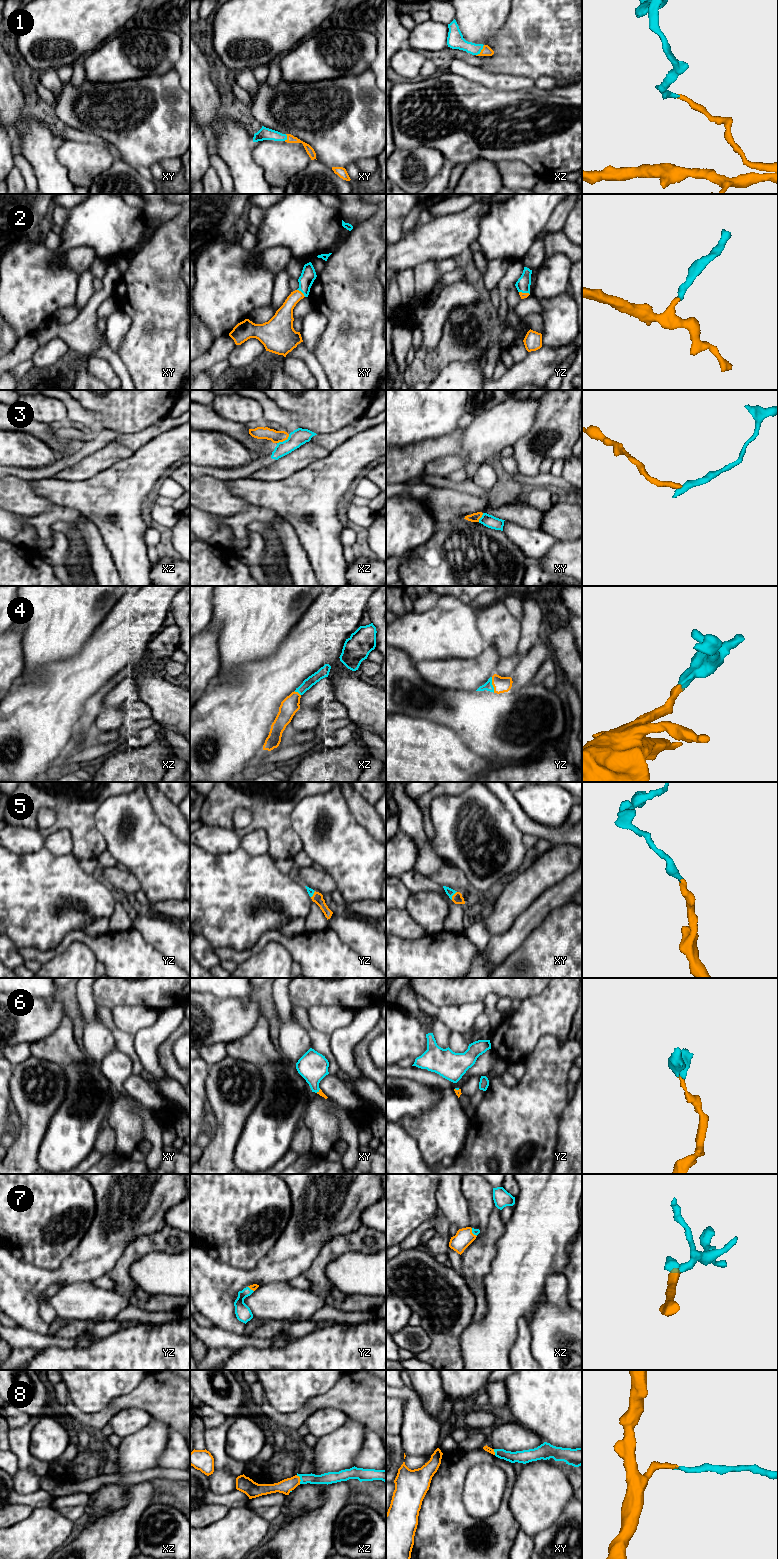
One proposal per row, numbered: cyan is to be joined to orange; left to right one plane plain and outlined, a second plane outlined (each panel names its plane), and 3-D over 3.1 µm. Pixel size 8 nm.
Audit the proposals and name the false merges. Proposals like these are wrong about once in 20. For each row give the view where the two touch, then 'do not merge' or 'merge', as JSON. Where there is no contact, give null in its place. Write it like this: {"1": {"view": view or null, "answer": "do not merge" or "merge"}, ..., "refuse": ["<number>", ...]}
{"1": {"view": "xz", "answer": "merge"}, "2": {"view": "xy", "answer": "merge"}, "3": {"view": "xz", "answer": "merge"}, "4": {"view": "yz", "answer": "merge"}, "5": {"view": "xy", "answer": "merge"}, "6": {"view": "xy", "answer": "merge"}, "7": {"view": "xz", "answer": "merge"}, "8": {"view": "xz", "answer": "merge"}, "refuse": []}

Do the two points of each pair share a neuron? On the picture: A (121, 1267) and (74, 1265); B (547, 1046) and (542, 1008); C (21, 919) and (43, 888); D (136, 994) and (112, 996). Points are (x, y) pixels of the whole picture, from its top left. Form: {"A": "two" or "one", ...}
{"A": "two", "B": "two", "C": "one", "D": "one"}

